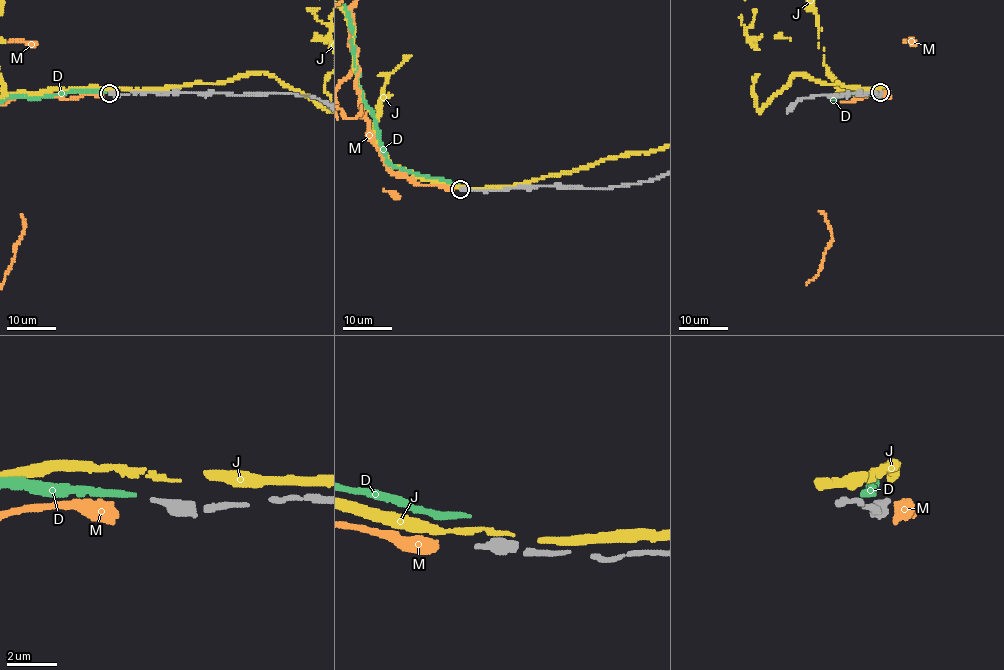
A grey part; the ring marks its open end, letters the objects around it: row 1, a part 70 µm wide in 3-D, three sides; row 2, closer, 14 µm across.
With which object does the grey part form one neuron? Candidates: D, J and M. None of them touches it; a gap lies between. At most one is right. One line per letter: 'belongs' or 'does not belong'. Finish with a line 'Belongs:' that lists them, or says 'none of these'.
D: does not belong
J: does not belong
M: does not belong
Belongs: none of these

